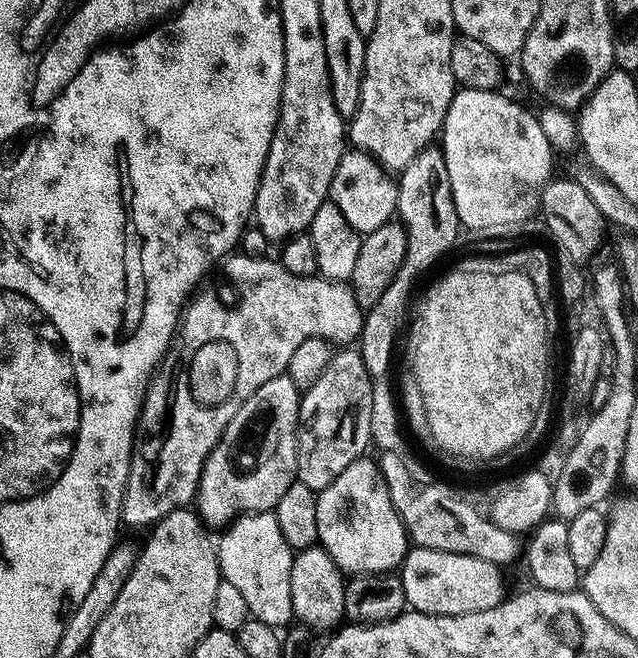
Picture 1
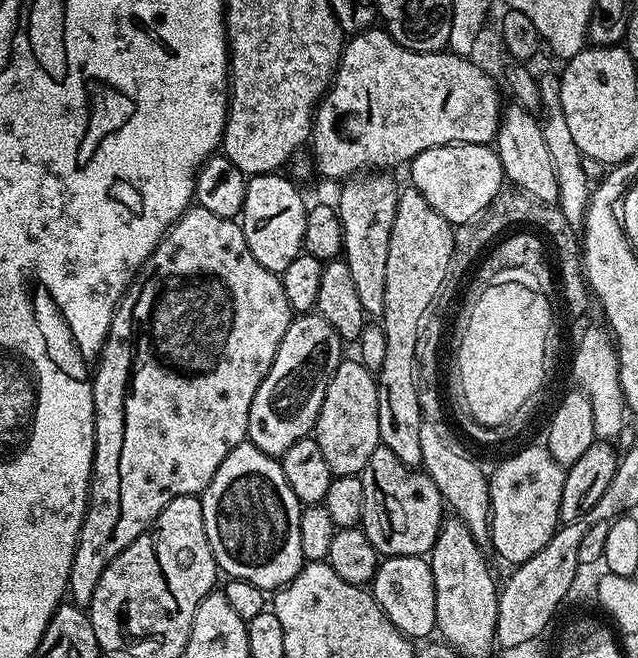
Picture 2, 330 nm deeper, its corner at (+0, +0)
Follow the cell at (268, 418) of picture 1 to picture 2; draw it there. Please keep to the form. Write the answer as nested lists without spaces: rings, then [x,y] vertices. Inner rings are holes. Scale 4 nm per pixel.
[[[300,314],[293,319],[278,346],[278,354],[274,354],[274,362],[266,378],[262,378],[262,386],[258,386],[258,394],[254,394],[248,419],[247,443],[258,446],[258,450],[262,450],[267,456],[279,458],[286,454],[286,450],[290,450],[290,446],[294,446],[294,442],[298,442],[315,429],[322,402],[326,398],[326,386],[342,359],[340,347],[340,336],[334,330],[334,326],[326,322],[326,318],[319,314]]]

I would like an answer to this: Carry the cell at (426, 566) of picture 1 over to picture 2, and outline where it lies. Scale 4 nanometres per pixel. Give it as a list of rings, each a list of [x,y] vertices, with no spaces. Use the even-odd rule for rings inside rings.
[[[389,556],[381,559],[370,585],[372,597],[382,606],[386,618],[403,636],[419,642],[423,636],[437,631],[434,602],[434,574],[424,556]]]

